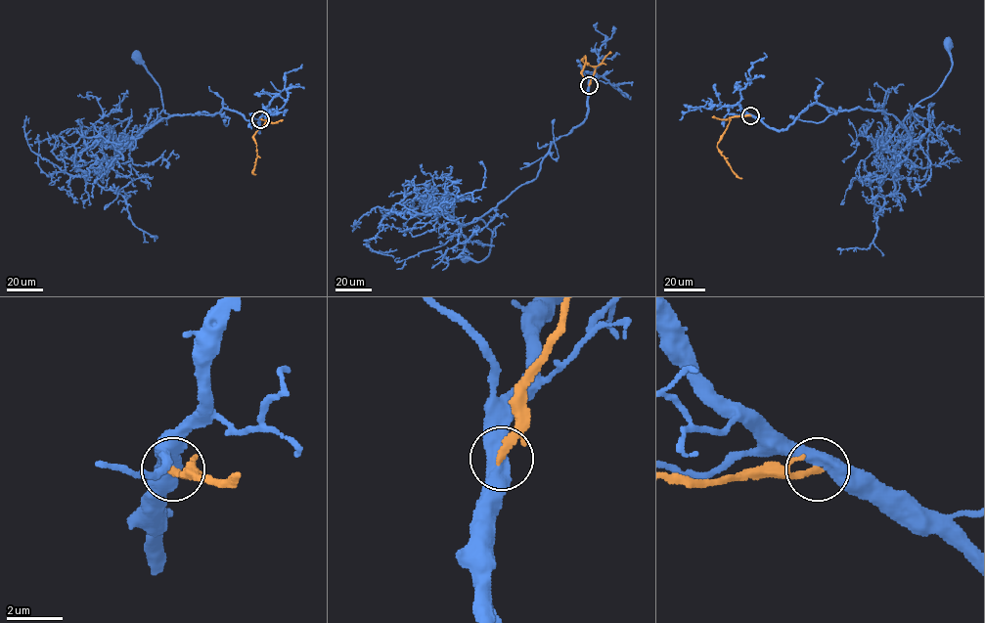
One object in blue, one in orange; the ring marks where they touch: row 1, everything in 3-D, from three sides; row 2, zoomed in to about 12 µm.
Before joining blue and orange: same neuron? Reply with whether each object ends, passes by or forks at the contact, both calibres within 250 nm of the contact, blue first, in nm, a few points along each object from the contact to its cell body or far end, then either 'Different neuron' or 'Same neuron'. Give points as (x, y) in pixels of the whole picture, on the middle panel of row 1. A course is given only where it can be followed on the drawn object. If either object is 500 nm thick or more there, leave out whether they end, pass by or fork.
Thickness 550 nm (blue) against 260 nm. Course of blue: (589, 85), (587, 117), (552, 144), (535, 179), (476, 218), (491, 231), (490, 249), (480, 261), (467, 258). Course of orange: (589, 85), (595, 67), (582, 60), (585, 56), (581, 72), (585, 77). Different neuron

